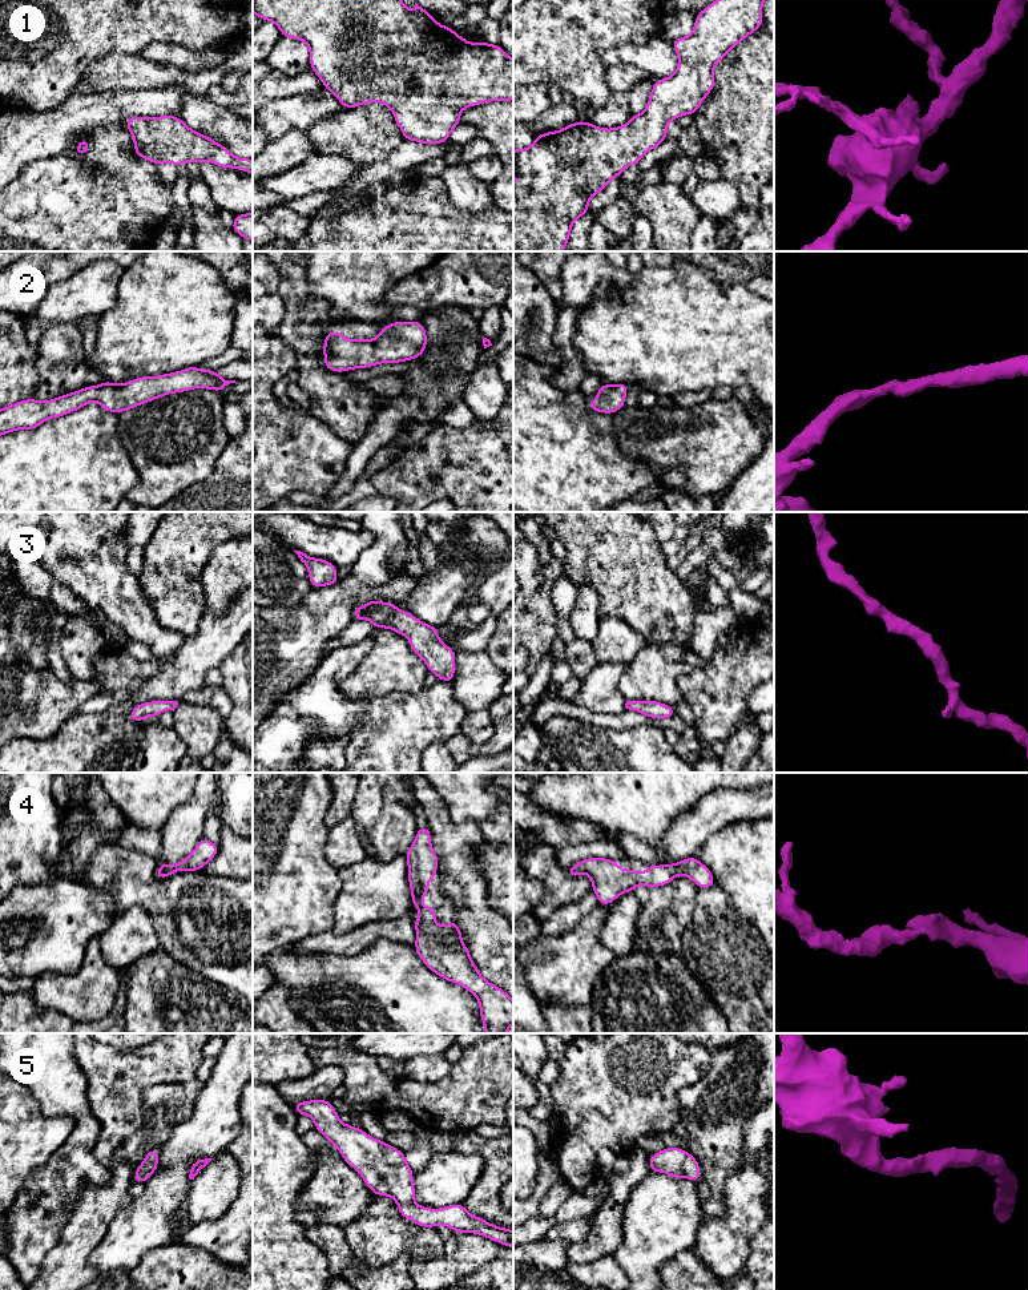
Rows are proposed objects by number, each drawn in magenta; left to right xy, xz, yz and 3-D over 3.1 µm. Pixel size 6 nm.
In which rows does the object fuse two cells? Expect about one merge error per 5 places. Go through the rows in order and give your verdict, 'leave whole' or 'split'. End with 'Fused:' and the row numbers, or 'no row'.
1: leave whole
2: leave whole
3: leave whole
4: leave whole
5: leave whole
Fused: no row

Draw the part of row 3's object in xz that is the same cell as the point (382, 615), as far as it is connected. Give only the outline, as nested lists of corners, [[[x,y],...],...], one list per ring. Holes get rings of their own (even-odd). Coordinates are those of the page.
[[[378,597],[363,606],[354,608],[354,621],[360,621],[366,618],[372,622],[375,629],[387,628],[406,636],[410,640],[410,646],[414,653],[424,660],[427,669],[431,673],[436,674],[439,677],[439,681],[447,681],[452,684],[455,677],[456,652],[453,652],[439,638],[436,626],[424,624],[410,612],[398,609],[391,601],[379,602]]]

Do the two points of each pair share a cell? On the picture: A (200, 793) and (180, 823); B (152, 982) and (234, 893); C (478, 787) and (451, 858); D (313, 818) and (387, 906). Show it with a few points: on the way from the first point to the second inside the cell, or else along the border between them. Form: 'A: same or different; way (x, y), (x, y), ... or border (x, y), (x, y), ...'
A: same; way (200, 801), (188, 815)
B: different; border (160, 946), (176, 960), (201, 974)
C: different; border (442, 799), (455, 822), (476, 822)
D: different; border (338, 869), (342, 887), (334, 899)

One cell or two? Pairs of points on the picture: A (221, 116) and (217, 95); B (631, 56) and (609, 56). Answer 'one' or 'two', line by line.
A: two
B: one

